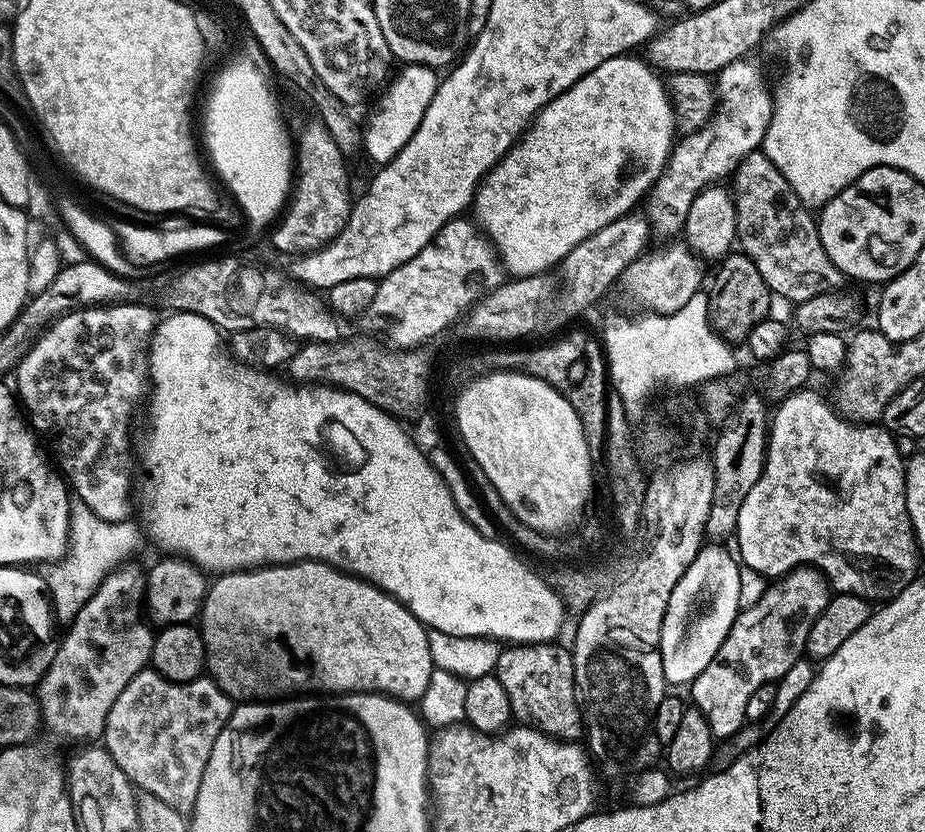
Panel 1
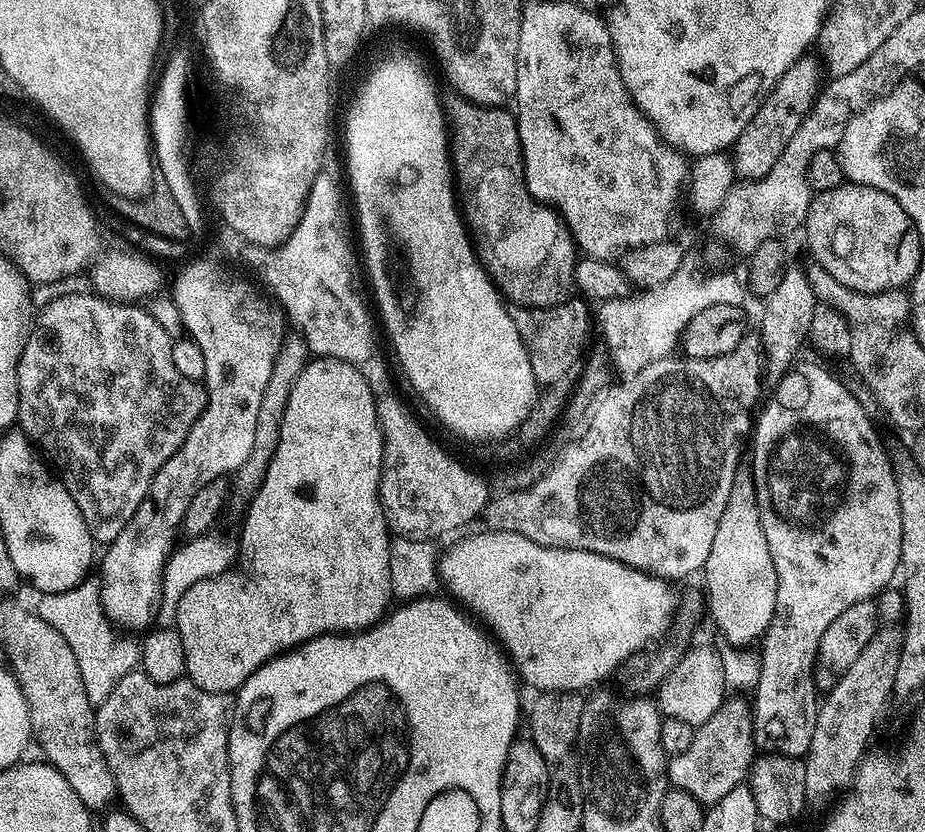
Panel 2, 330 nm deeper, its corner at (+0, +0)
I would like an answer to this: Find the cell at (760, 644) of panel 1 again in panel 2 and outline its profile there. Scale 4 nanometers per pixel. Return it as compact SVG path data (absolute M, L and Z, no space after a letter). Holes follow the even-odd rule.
M725 699L724 704L705 724L699 725L694 742L682 754L668 762L668 778L673 788L690 793L704 806L714 805L729 794L730 790L743 785L751 771L758 748L754 743L754 708L744 700Z

